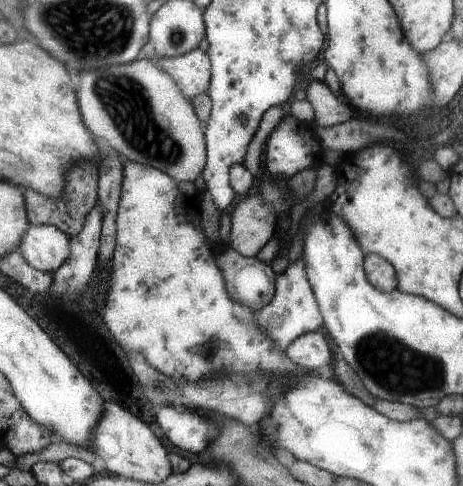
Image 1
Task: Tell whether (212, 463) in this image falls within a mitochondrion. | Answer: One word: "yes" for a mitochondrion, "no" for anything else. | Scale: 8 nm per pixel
no

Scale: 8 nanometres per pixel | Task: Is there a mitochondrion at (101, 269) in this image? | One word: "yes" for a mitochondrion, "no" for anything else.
no

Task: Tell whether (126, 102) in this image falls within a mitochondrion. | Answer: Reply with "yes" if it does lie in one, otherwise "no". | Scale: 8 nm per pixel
yes

